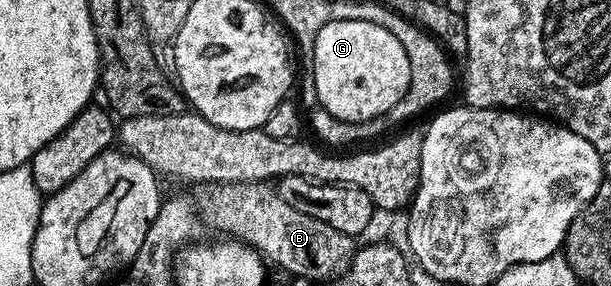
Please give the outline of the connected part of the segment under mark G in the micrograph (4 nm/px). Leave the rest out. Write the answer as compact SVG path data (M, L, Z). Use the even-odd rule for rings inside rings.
M338 18L336 22L325 24L314 38L314 56L311 61L311 84L318 105L342 122L373 122L382 119L382 114L391 114L402 98L407 97L411 83L411 65L405 48L393 32L364 18Z

